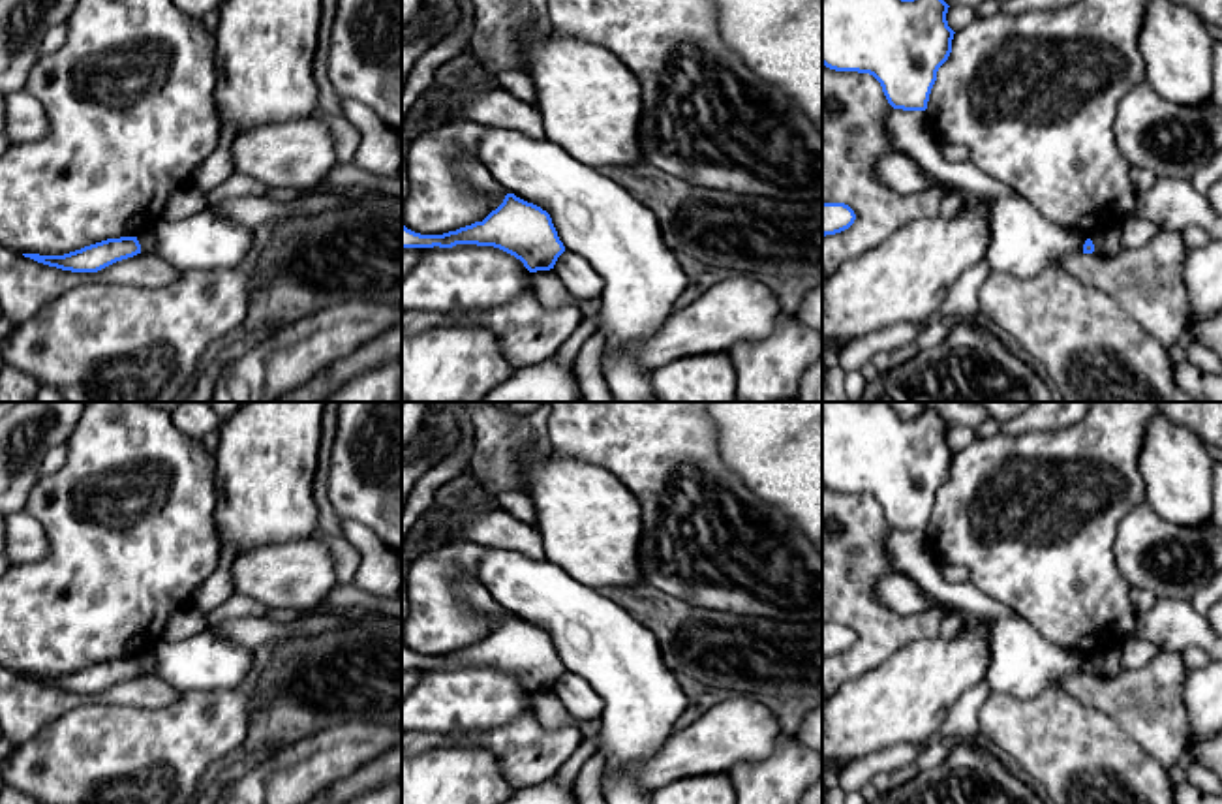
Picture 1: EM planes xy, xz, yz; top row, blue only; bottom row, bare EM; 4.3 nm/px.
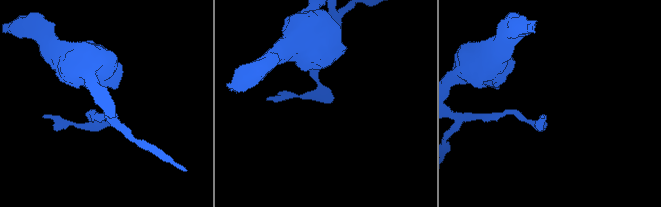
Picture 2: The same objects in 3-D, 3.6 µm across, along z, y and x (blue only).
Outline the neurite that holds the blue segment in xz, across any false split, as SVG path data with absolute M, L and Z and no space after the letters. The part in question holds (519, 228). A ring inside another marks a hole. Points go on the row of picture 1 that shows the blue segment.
M507 193L482 222L443 235L420 235L402 225L402 250L456 244L499 248L520 259L529 272L554 269L565 252L550 214L514 193Z

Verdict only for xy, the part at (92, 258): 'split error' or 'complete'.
complete

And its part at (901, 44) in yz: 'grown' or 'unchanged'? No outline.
unchanged

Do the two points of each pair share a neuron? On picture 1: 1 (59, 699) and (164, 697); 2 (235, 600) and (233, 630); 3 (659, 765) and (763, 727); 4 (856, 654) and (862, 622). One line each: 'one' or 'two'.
1: one
2: two
3: one
4: one

